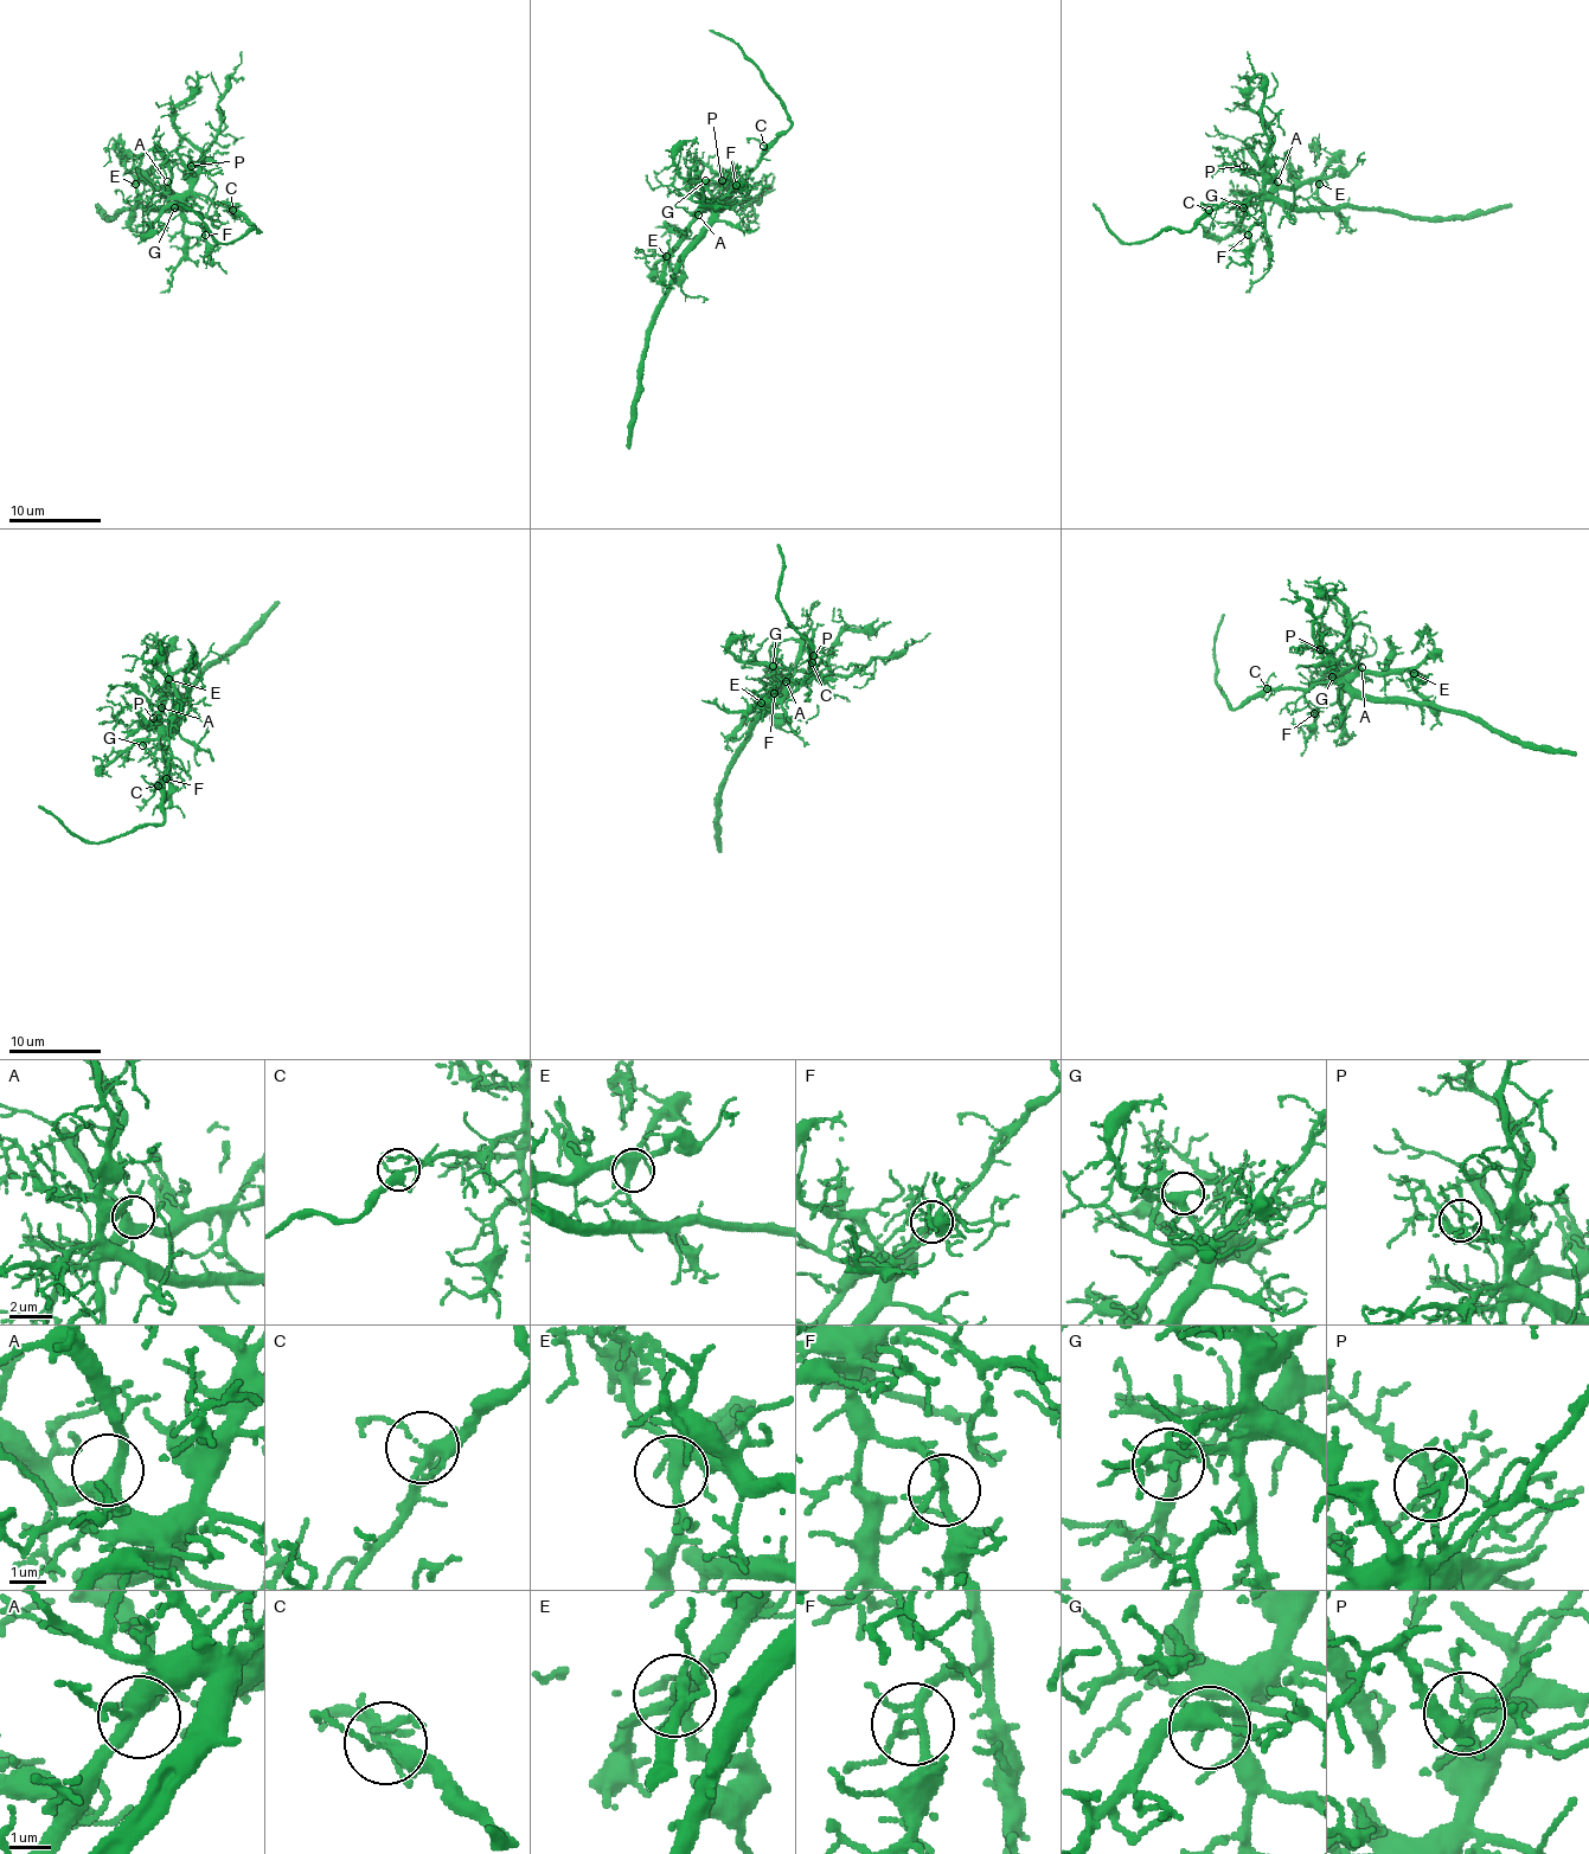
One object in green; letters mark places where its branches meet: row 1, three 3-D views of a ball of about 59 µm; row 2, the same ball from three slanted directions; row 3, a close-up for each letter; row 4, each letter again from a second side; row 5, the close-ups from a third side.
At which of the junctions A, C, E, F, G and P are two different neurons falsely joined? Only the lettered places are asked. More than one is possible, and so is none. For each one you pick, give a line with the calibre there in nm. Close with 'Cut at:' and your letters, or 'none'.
Cut at: none

